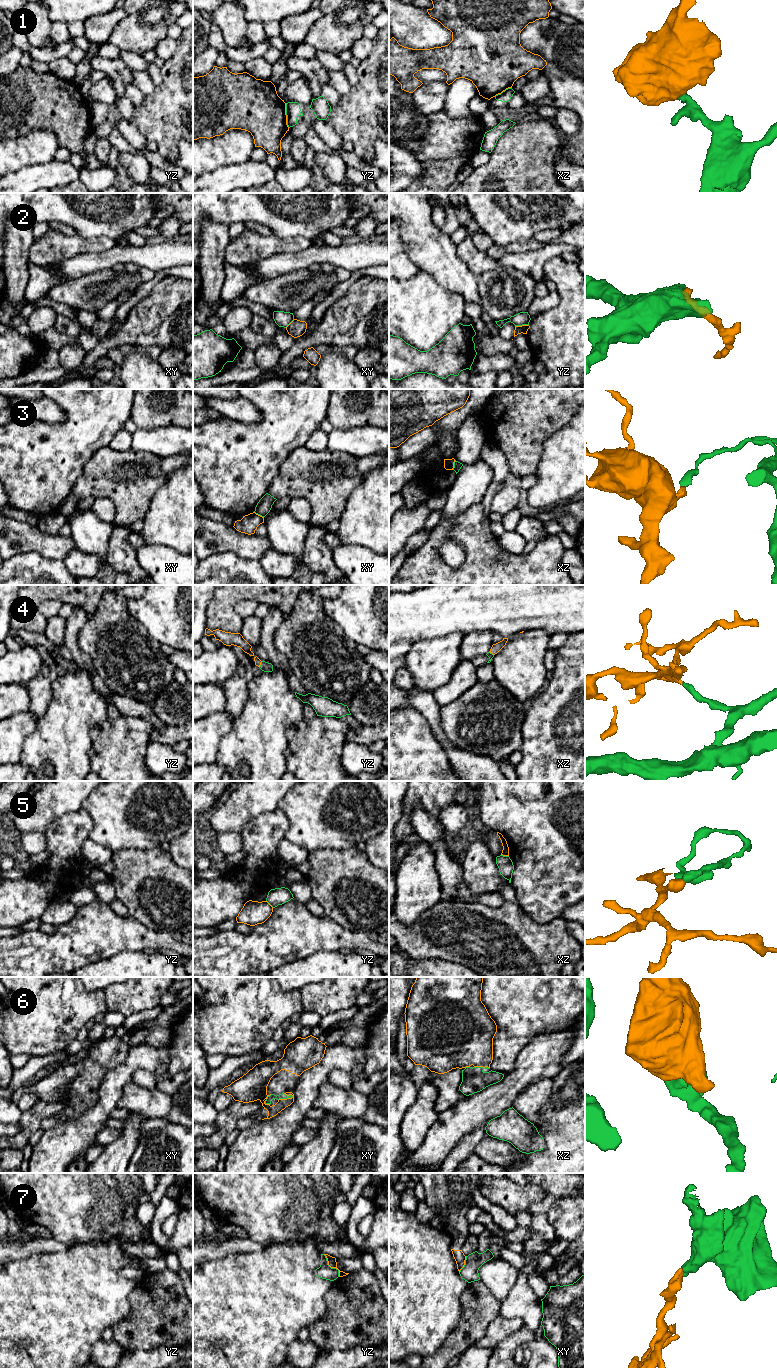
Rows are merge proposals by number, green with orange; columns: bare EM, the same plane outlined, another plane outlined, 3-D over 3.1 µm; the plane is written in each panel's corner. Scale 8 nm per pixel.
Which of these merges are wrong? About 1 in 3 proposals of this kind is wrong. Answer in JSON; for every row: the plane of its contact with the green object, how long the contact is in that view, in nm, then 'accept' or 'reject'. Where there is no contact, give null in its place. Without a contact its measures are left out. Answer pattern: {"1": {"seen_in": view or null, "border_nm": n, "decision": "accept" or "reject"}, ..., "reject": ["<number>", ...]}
{"1": {"seen_in": "yz", "border_nm": 200, "decision": "reject"}, "2": {"seen_in": "yz", "border_nm": 110, "decision": "reject"}, "3": {"seen_in": "xy", "border_nm": 90, "decision": "reject"}, "4": {"seen_in": "yz", "border_nm": 60, "decision": "accept"}, "5": {"seen_in": "xz", "border_nm": 70, "decision": "reject"}, "6": {"seen_in": "xy", "border_nm": 130, "decision": "accept"}, "7": {"seen_in": "yz", "border_nm": 220, "decision": "reject"}, "reject": ["1", "2", "3", "5", "7"]}

